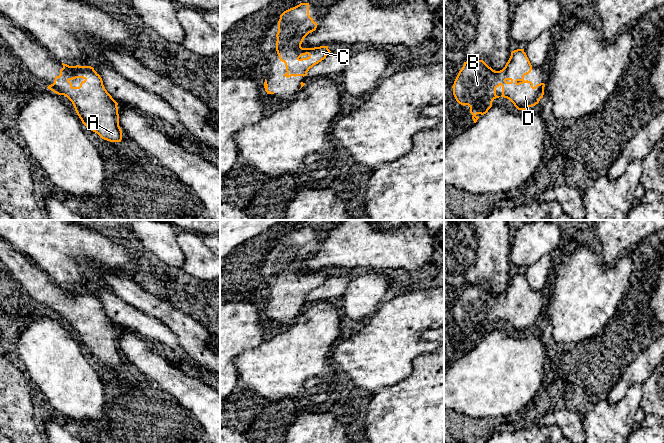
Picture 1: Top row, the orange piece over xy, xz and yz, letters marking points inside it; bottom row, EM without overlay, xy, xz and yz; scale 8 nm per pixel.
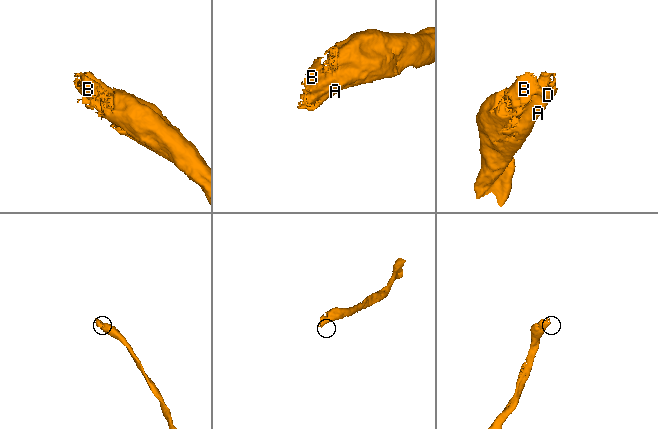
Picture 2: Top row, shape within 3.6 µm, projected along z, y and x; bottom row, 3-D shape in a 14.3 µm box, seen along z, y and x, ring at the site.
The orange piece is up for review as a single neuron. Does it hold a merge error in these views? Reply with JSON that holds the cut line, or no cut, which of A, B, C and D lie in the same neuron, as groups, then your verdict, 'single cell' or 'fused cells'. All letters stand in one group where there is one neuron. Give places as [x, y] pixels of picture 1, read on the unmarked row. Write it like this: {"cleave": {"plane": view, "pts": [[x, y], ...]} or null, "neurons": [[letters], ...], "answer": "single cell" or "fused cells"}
{"cleave": null, "neurons": [["A", "B", "C", "D"]], "answer": "single cell"}

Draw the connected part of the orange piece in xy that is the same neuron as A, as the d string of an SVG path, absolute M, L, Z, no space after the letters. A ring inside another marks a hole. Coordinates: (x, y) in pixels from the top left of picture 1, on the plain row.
M62 287L60 299L47 312L58 319L66 320L87 353L110 366L121 366L118 327L107 316L102 302L91 290L69 290ZM83 302L79 311L70 306Z

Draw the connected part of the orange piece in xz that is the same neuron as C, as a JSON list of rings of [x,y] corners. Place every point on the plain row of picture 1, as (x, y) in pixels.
[[[309,227],[284,235],[278,245],[276,275],[280,285],[285,287],[287,297],[283,300],[306,300],[314,289],[331,276],[328,270],[302,272],[304,262],[317,252],[317,247],[309,239]]]

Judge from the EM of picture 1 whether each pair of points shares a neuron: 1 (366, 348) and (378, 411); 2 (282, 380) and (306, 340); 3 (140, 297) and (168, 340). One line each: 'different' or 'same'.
1: different
2: same
3: different

